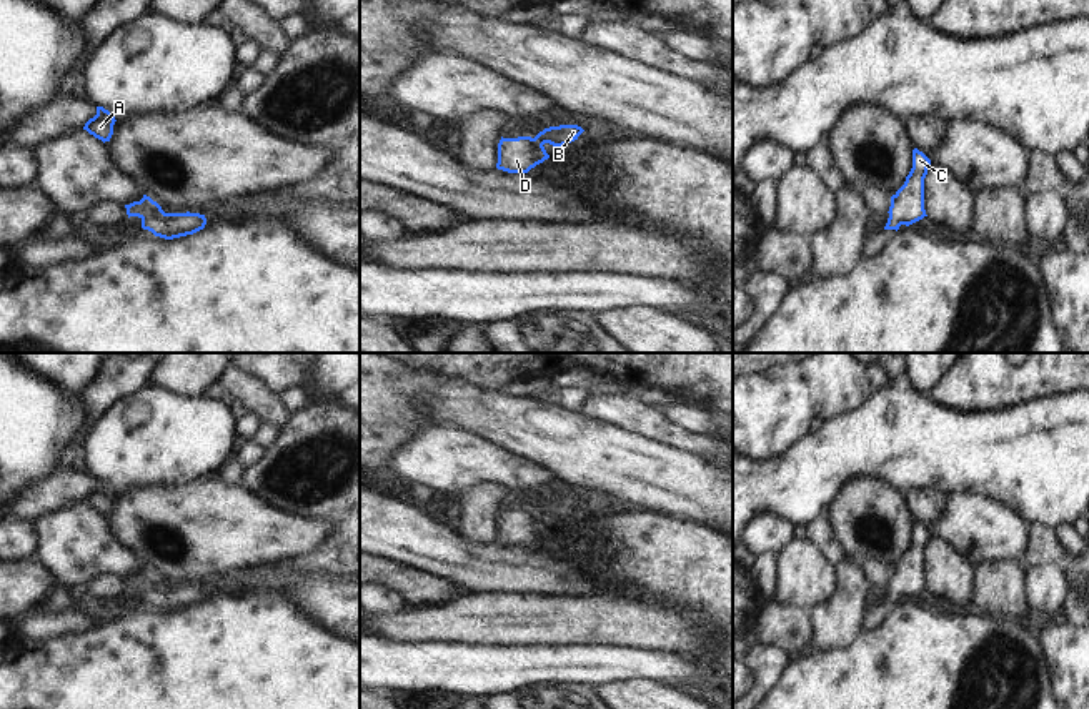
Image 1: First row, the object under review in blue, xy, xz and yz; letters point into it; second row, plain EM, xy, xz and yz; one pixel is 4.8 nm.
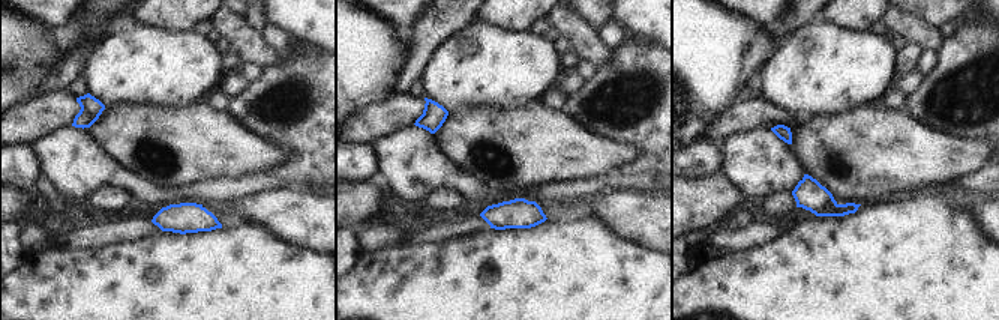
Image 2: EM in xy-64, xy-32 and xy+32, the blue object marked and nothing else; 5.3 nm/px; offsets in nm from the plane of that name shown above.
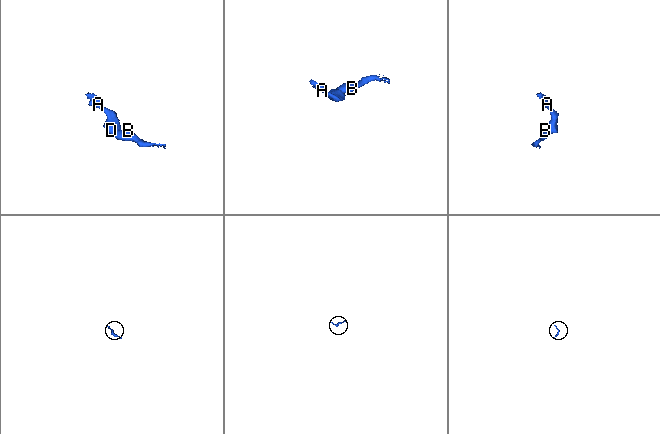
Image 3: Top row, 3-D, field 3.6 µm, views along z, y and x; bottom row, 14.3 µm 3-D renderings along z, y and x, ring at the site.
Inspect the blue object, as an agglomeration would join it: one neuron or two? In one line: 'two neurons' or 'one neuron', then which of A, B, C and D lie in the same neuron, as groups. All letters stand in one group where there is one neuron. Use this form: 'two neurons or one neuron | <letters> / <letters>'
one neuron | A B C D

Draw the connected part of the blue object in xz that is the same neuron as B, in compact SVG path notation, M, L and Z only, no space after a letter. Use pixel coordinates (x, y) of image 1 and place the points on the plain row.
M559 498L549 499L540 504L535 511L518 509L503 511L498 516L498 536L496 541L508 546L525 548L536 538L549 531L544 523L544 516L553 519L568 518L583 506L584 503L578 498Z

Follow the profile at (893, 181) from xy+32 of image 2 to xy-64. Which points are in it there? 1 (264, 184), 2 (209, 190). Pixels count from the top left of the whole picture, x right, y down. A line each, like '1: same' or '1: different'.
1: different
2: different

